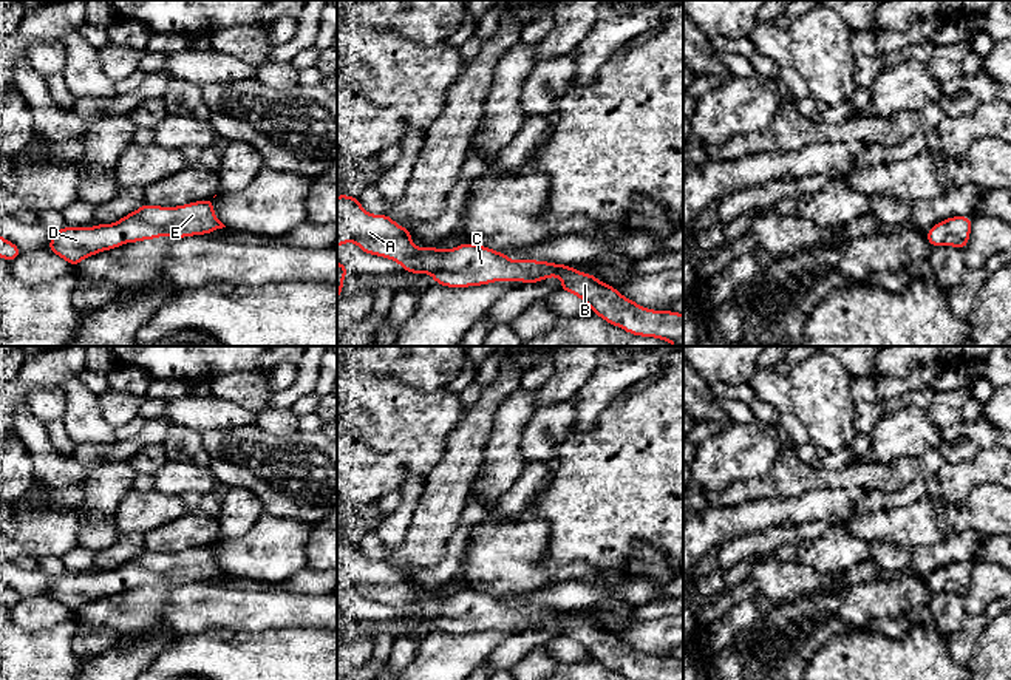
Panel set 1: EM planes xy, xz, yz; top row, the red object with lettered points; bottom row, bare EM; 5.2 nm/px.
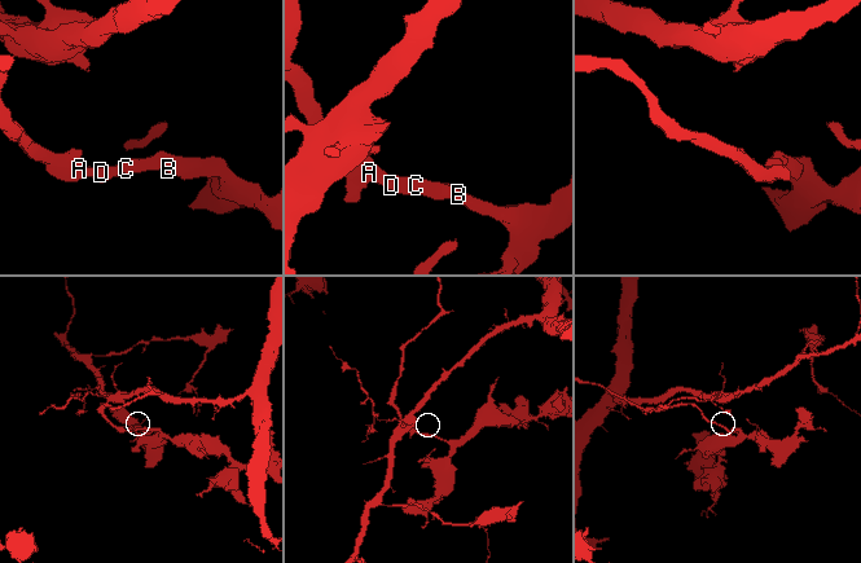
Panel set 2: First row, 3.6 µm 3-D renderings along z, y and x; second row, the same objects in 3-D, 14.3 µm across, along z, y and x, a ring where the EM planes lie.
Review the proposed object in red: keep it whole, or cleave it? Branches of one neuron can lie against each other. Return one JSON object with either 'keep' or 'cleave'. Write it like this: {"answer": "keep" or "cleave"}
{"answer": "keep"}

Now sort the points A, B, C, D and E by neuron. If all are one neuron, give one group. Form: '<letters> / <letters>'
A B C D E

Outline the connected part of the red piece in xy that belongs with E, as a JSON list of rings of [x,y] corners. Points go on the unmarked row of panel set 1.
[[[213,544],[176,553],[144,550],[114,570],[94,573],[63,573],[53,578],[48,595],[73,614],[83,604],[125,589],[138,589],[159,583],[187,584],[206,581],[226,573],[213,558]]]

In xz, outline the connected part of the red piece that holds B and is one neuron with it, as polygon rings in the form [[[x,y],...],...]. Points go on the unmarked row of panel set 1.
[[[337,542],[337,593],[354,587],[360,597],[397,607],[410,620],[431,620],[447,634],[482,632],[495,627],[538,629],[561,623],[561,637],[580,643],[594,660],[629,680],[683,680],[683,660],[646,655],[614,632],[572,612],[549,607],[512,607],[506,600],[464,589],[454,595],[416,593],[411,576],[386,559],[366,559],[359,544]]]

